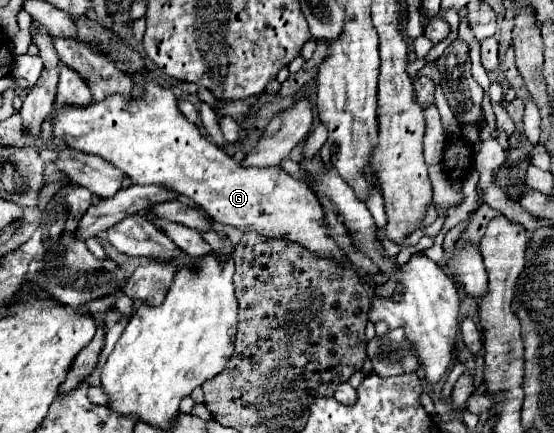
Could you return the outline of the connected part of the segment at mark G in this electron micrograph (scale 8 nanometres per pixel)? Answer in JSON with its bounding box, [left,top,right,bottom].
[50,81,348,265]

